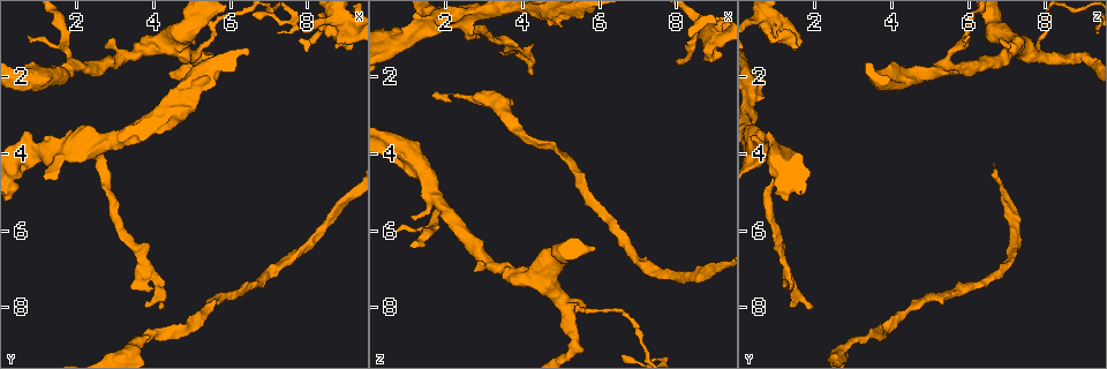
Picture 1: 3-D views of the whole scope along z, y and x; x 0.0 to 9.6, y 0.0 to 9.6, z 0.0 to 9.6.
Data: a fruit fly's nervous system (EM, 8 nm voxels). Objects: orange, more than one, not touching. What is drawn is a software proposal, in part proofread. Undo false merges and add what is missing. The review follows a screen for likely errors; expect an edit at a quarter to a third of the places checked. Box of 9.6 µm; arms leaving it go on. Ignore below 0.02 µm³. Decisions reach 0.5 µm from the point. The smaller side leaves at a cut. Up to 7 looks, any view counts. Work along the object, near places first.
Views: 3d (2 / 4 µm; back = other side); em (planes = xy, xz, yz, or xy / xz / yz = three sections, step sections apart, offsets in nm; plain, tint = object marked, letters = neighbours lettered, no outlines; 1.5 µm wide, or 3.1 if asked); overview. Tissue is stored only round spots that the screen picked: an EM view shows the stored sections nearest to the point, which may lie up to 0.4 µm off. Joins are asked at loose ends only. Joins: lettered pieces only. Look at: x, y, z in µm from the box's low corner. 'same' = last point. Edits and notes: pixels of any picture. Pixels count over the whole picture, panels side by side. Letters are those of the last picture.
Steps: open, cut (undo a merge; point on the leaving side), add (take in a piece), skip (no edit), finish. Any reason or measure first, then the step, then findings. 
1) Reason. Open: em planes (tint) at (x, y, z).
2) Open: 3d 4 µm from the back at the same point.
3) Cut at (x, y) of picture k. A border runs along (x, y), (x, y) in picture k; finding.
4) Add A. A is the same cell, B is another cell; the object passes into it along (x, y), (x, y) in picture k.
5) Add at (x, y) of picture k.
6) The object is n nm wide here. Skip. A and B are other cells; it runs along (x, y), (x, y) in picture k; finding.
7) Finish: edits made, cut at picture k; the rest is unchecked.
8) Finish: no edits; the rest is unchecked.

Sudden change in width. Open: 3d 2 µm at (3.40, 8.90, 2.90).

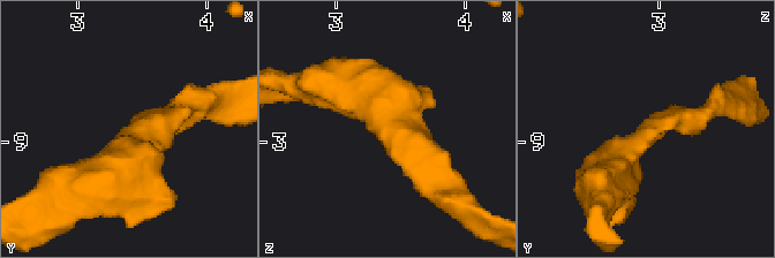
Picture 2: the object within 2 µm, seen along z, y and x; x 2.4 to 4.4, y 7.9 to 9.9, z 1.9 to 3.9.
The arms are 200, 300 nm wide; now the EM. Open: em xz step 4 (tint) at (3.42, 8.94, 2.86).

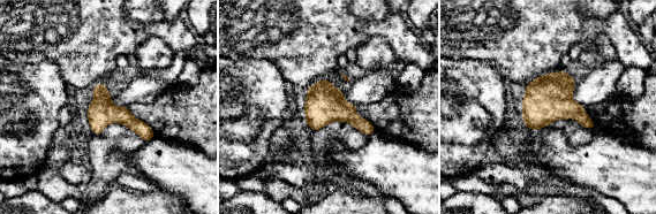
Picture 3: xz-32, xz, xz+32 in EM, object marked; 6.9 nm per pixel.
Open: em xz step 4 (letters) at the same point.

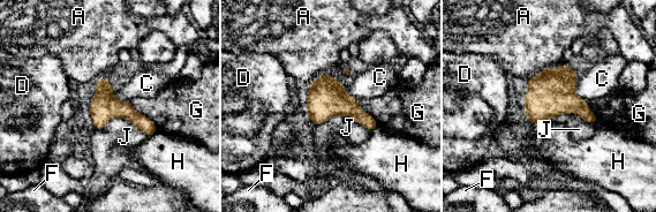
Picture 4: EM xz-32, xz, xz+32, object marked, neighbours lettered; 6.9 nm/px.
The object is 200 nm wide here. Skip. A, C, D, F, G, H and J are other cells; a border runs along (577, 74), (574, 92), (586, 100) in picture 4; all the same neuron.

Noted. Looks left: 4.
An open end. Open: 3d 4 µm at (3.85, 7.65, 1.35).

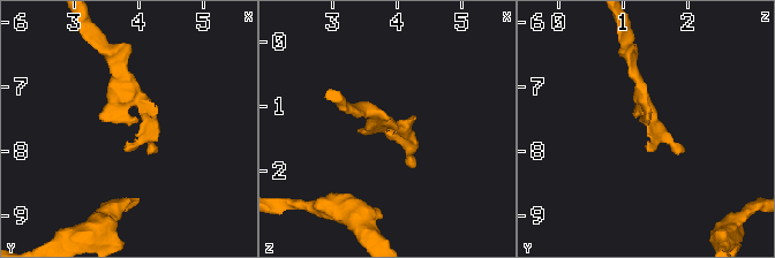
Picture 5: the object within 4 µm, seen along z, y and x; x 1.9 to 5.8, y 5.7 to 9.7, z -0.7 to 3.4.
Need the tissue. Open: em xz step 8 (tint) at (3.85, 7.65, 1.35).

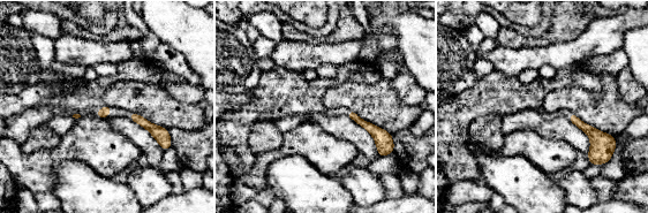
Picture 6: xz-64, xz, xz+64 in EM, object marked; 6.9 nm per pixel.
Open: em planes (letters) at the same point.

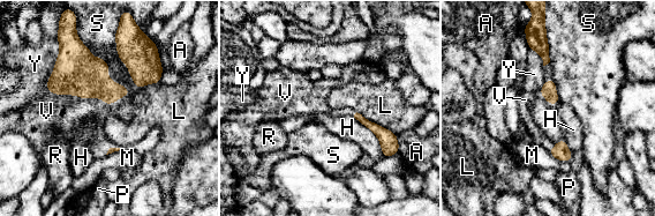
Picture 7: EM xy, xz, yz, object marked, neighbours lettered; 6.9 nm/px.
The longest contact is with V, 440 nm. Add V. V is the same cell, A, H, L, M, P, R, S and Y are other cells; it goes on there.

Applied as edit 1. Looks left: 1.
Finish: edits made, add at picture 7; the rest is unchecked.

